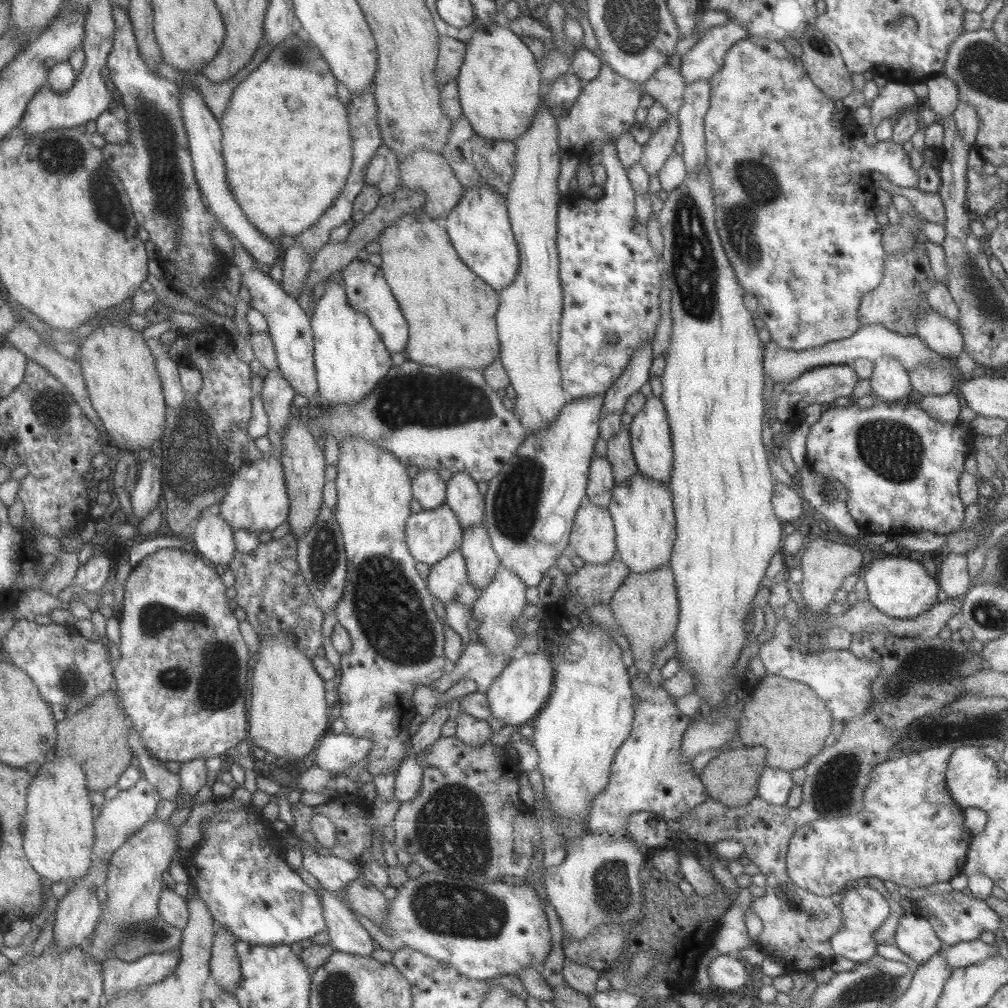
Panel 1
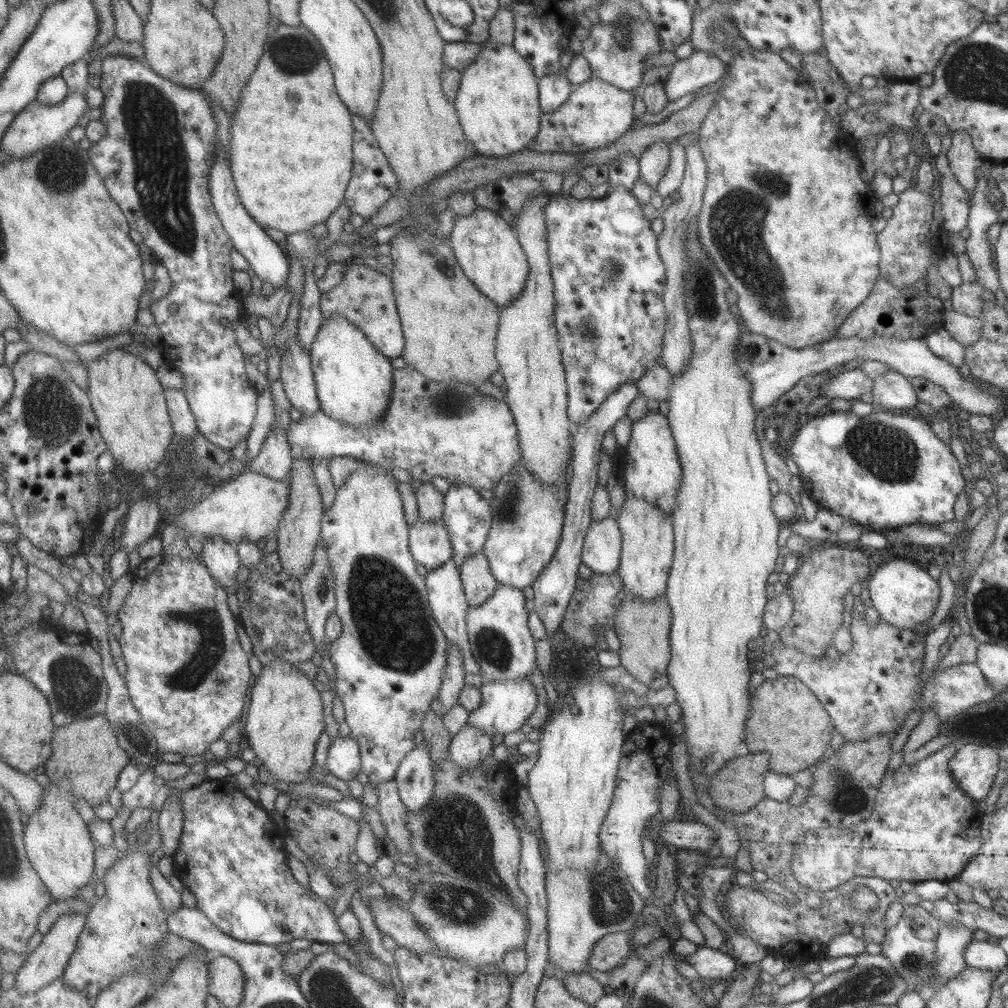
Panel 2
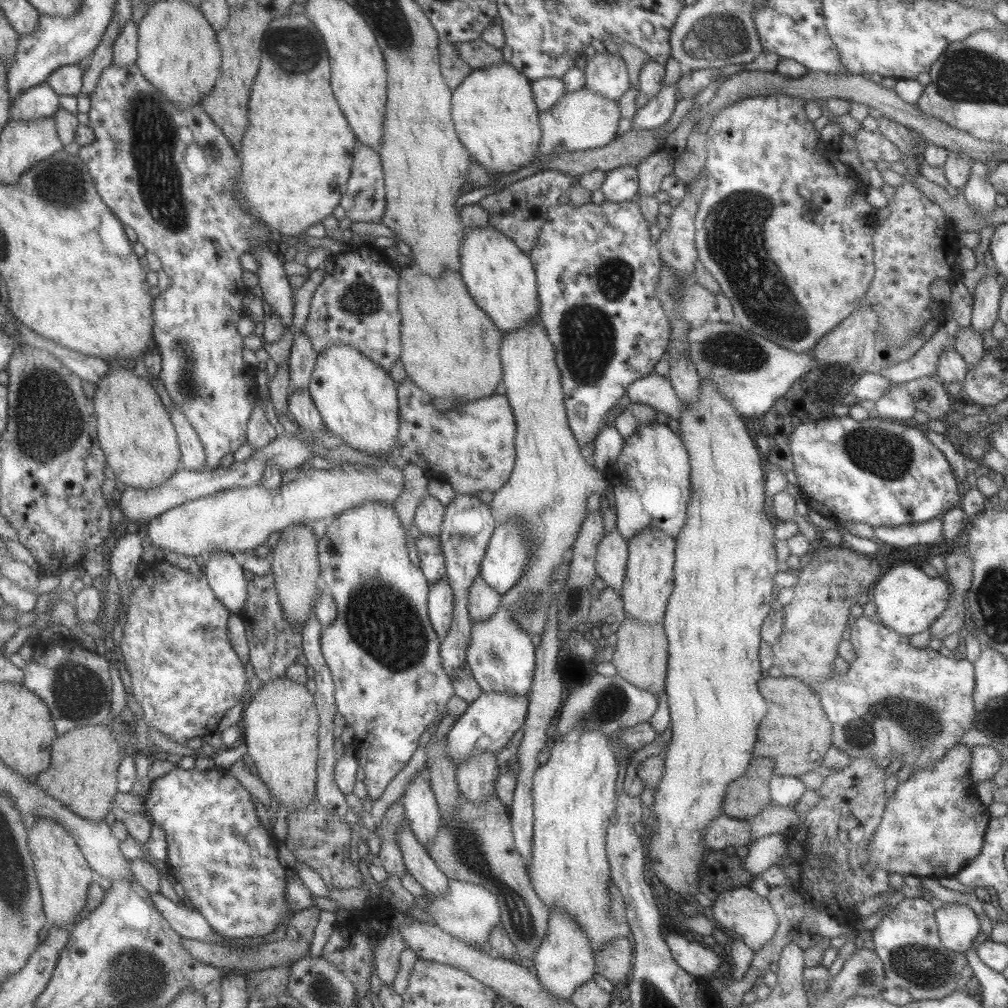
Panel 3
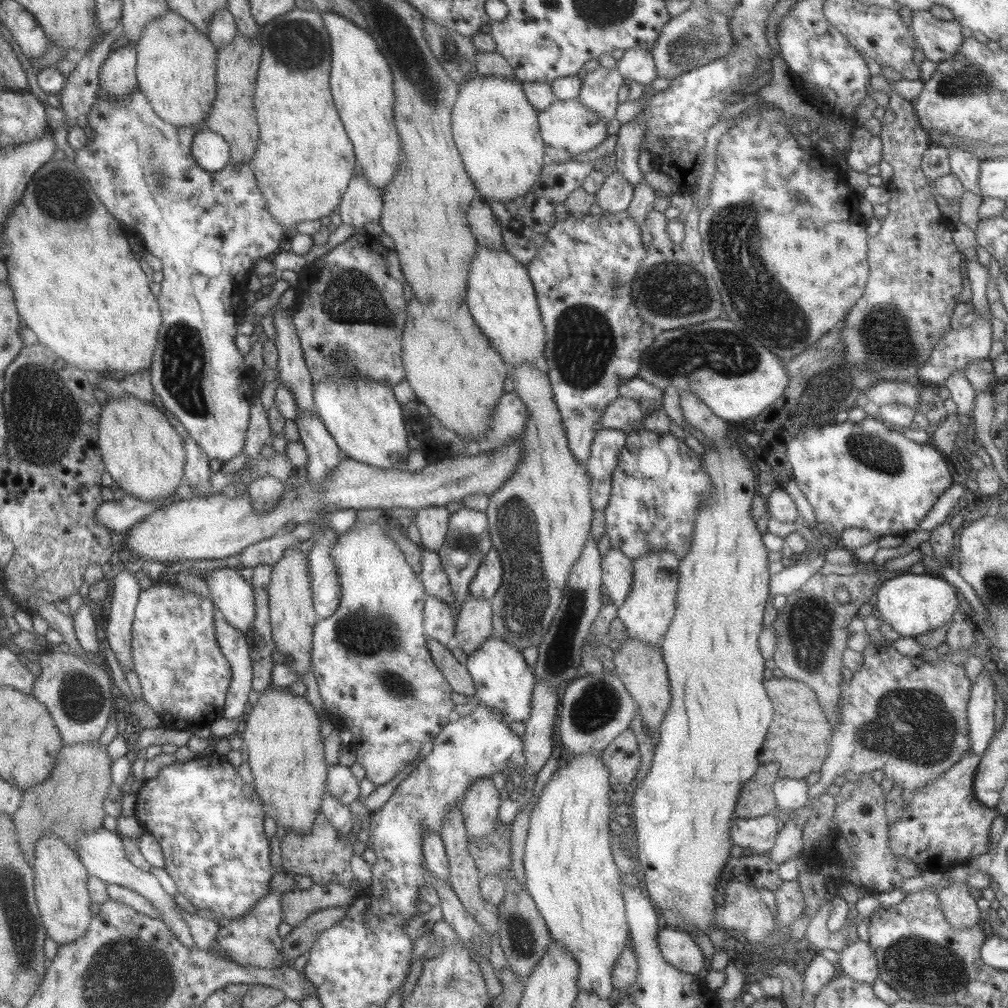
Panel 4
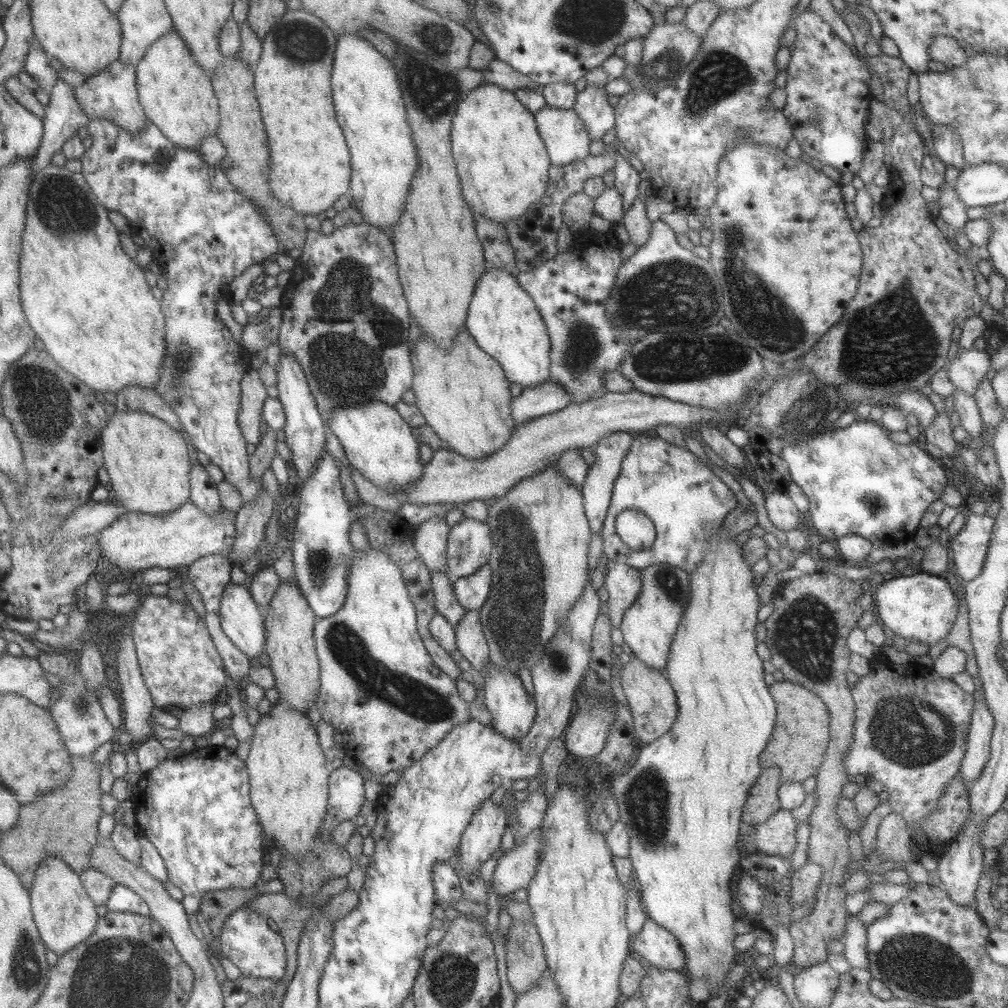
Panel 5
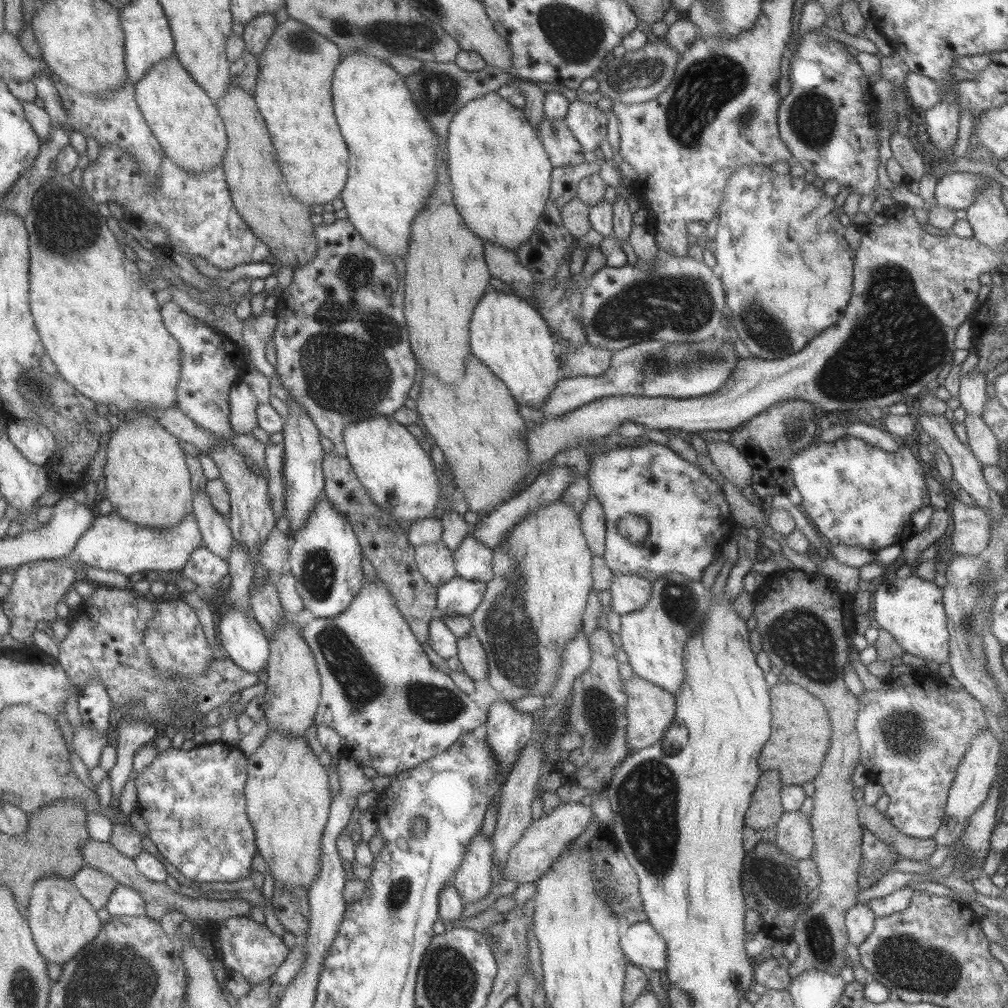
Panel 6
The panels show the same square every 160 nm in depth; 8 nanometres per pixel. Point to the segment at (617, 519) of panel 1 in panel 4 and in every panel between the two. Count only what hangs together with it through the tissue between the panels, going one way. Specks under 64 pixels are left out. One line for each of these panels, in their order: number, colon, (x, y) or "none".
2: (647, 538)
3: (648, 578)
4: (647, 610)

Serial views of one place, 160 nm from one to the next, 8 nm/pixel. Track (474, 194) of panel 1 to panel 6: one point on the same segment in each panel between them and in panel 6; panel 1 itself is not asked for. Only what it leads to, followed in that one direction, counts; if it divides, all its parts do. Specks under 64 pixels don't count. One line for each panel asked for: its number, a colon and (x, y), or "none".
2: (488, 252)
3: (499, 277)
4: (500, 296)
5: (502, 319)
6: (507, 334)

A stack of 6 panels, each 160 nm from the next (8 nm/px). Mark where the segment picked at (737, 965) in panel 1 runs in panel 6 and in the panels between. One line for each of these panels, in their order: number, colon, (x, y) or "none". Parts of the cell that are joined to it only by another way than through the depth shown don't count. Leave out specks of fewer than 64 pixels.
2: (710, 965)
3: (697, 960)
4: (677, 948)
5: (652, 943)
6: (642, 946)

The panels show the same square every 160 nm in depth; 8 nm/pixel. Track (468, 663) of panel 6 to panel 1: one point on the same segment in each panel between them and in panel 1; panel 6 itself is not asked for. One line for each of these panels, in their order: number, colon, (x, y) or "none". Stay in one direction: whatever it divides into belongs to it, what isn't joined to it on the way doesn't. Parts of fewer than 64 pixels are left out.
1: (481, 562)
2: (478, 584)
3: (483, 602)
4: (472, 626)
5: (470, 642)

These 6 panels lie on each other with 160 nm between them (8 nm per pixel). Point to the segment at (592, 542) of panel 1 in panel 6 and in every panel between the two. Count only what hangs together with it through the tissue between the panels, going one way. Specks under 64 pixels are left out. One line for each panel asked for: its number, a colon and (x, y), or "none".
2: (601, 546)
3: (610, 560)
4: (616, 569)
5: (622, 584)
6: (628, 592)

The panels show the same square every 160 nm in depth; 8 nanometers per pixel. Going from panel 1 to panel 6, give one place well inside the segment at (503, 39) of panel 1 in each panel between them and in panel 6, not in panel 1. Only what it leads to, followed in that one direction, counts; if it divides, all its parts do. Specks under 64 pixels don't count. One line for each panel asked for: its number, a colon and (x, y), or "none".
2: (496, 103)
3: (495, 118)
4: (495, 131)
5: (501, 162)
6: (499, 173)

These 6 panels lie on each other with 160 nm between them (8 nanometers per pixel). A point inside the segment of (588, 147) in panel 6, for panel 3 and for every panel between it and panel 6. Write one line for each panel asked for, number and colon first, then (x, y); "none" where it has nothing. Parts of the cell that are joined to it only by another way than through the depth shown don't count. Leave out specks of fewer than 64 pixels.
3: (605, 74)
4: (598, 92)
5: (591, 106)

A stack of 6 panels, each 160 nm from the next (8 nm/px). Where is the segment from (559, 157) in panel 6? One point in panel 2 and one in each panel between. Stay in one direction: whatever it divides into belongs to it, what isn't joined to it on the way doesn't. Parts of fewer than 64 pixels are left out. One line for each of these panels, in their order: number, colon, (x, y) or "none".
2: (595, 113)
3: (581, 119)
4: (566, 127)
5: (564, 136)

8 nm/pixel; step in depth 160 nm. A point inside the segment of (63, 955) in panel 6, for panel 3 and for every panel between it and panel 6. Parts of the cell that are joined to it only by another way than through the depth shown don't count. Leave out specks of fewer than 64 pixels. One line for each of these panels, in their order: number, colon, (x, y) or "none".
3: (63, 876)
4: (60, 880)
5: (64, 916)

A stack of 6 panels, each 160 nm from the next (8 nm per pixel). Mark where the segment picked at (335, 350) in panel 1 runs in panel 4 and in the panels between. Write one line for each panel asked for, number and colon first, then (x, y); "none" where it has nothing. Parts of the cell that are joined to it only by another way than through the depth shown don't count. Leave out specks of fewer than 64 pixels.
2: (352, 380)
3: (356, 400)
4: (363, 418)

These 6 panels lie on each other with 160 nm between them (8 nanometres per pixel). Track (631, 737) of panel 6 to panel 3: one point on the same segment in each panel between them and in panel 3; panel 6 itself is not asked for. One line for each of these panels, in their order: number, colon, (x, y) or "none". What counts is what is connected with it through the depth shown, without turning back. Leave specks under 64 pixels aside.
3: (640, 654)
4: (640, 667)
5: (651, 700)

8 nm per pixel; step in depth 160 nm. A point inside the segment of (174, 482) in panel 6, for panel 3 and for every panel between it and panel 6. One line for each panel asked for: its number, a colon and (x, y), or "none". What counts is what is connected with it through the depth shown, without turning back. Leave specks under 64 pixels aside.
3: (138, 441)
4: (143, 454)
5: (148, 462)

